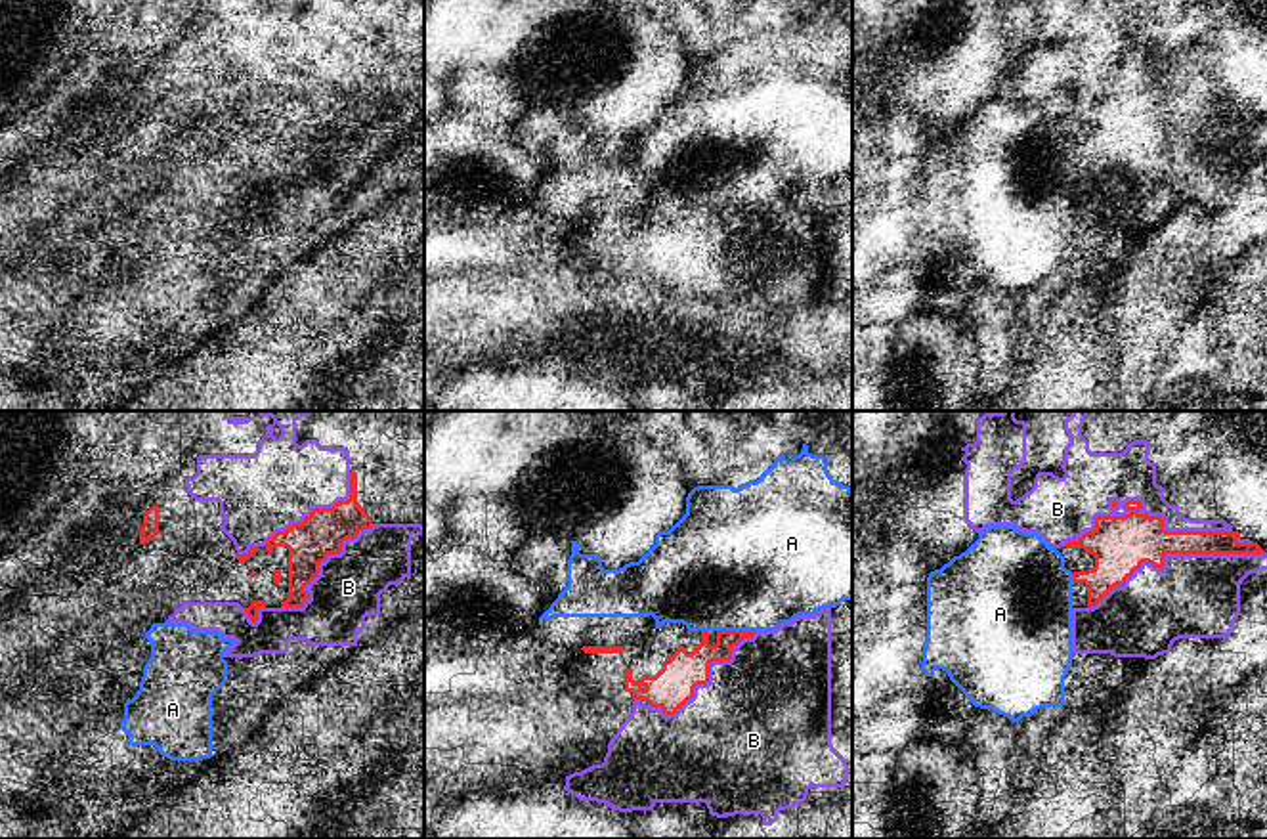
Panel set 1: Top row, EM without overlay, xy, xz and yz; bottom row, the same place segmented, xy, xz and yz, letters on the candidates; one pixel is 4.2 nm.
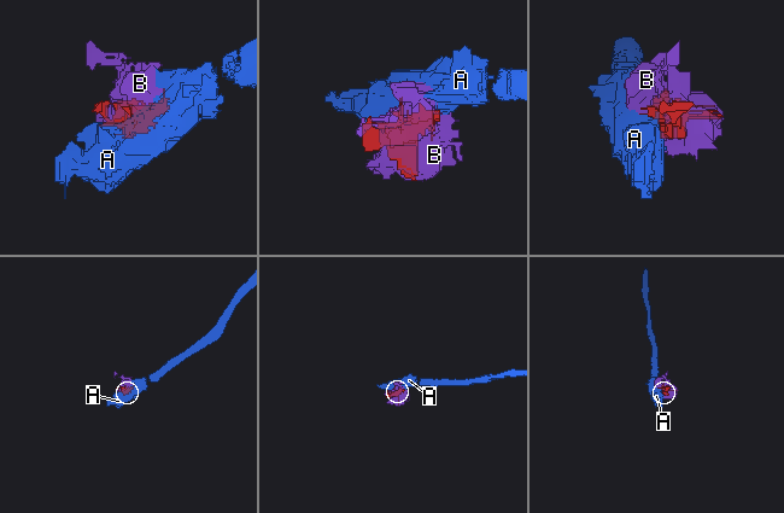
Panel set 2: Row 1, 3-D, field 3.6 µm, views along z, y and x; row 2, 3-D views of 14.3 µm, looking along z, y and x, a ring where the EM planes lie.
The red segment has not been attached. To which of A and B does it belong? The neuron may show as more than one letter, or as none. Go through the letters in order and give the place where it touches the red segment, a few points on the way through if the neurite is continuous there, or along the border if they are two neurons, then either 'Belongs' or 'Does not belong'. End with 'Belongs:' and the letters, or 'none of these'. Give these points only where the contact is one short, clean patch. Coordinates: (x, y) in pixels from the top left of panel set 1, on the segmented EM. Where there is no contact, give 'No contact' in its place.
A: Touches red at xz (736, 631). Does not belong
B: Touches red at yz (1147, 515). Does not belong
Belongs: none of these

